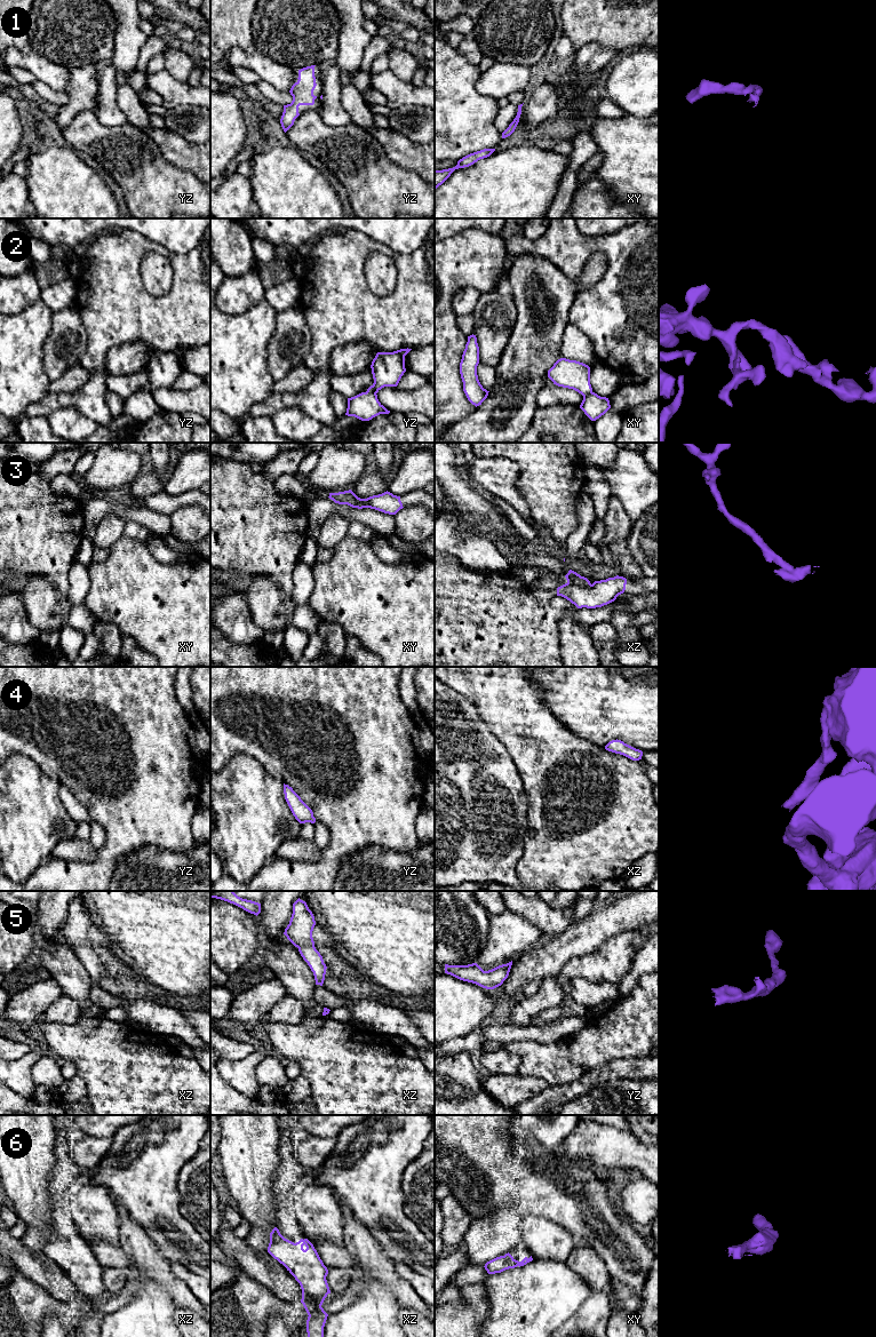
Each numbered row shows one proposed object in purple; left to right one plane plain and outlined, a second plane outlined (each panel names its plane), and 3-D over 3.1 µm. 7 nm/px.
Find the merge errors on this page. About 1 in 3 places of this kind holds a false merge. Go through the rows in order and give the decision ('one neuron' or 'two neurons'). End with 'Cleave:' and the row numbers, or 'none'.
1: one neuron
2: two neurons
3: two neurons
4: one neuron
5: one neuron
6: one neuron
Cleave: 2, 3

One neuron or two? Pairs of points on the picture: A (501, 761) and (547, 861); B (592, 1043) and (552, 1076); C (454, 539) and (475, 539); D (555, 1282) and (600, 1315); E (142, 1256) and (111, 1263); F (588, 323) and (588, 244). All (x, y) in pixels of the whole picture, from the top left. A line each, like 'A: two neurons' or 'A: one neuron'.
A: two neurons
B: one neuron
C: one neuron
D: two neurons
E: two neurons
F: one neuron

